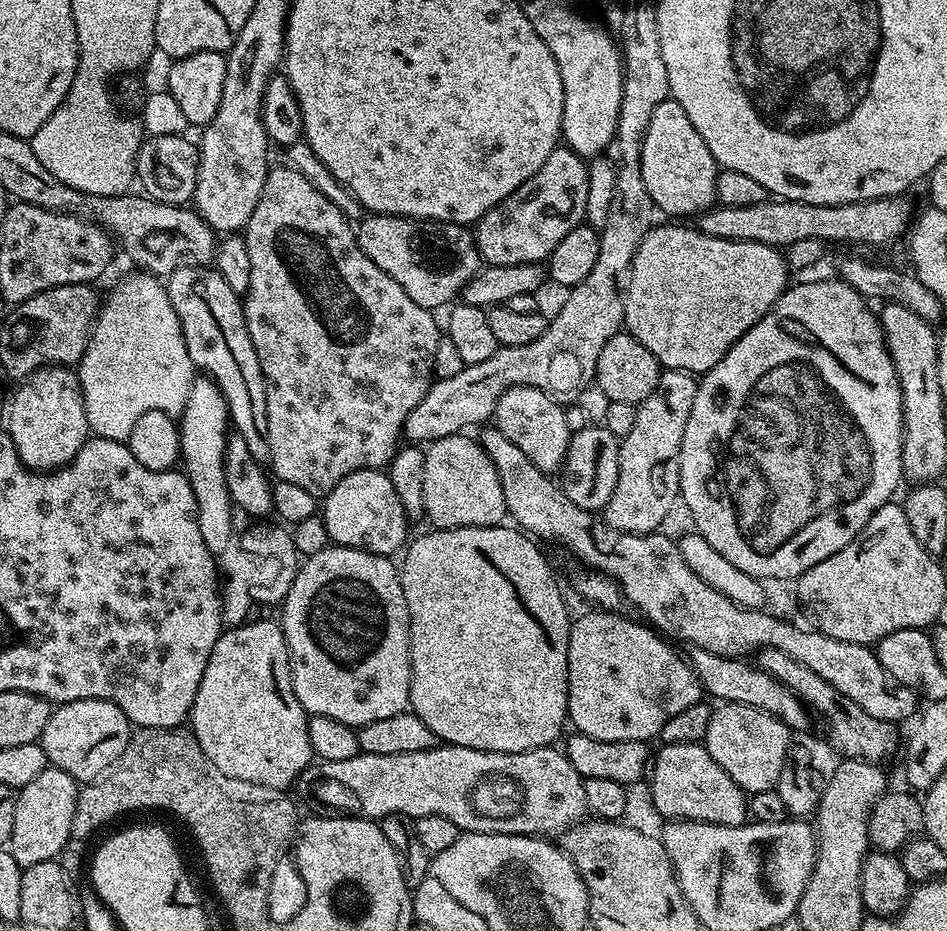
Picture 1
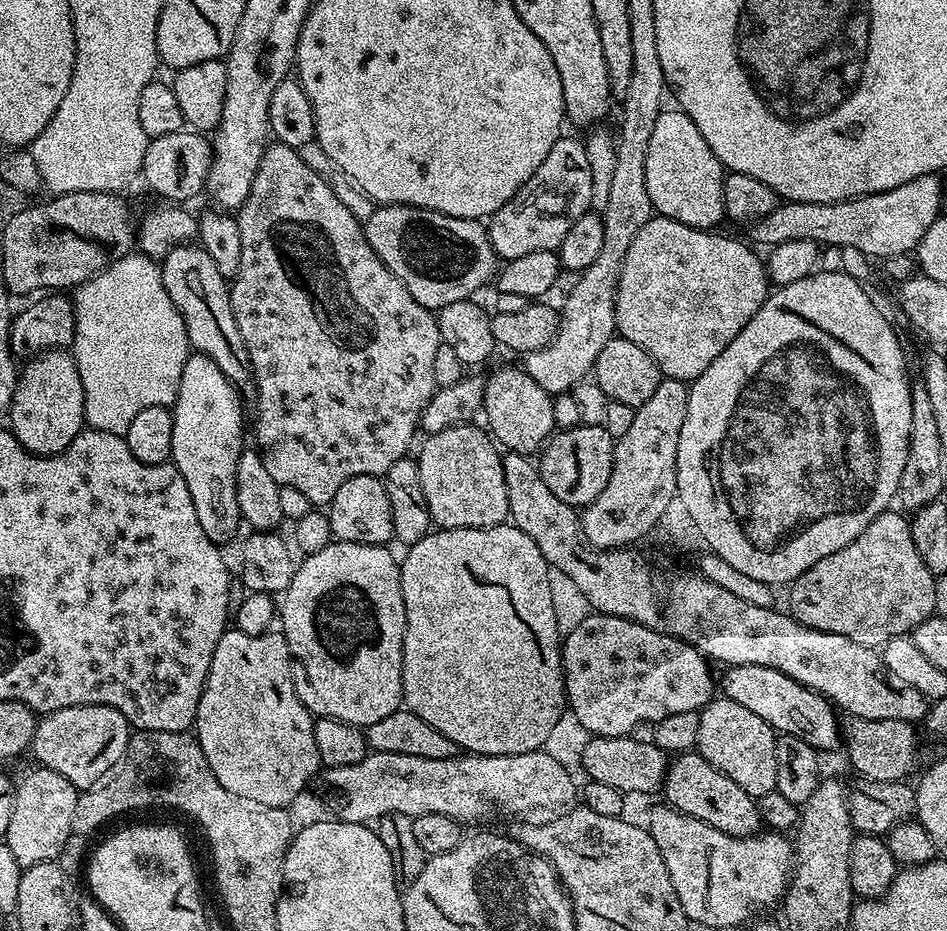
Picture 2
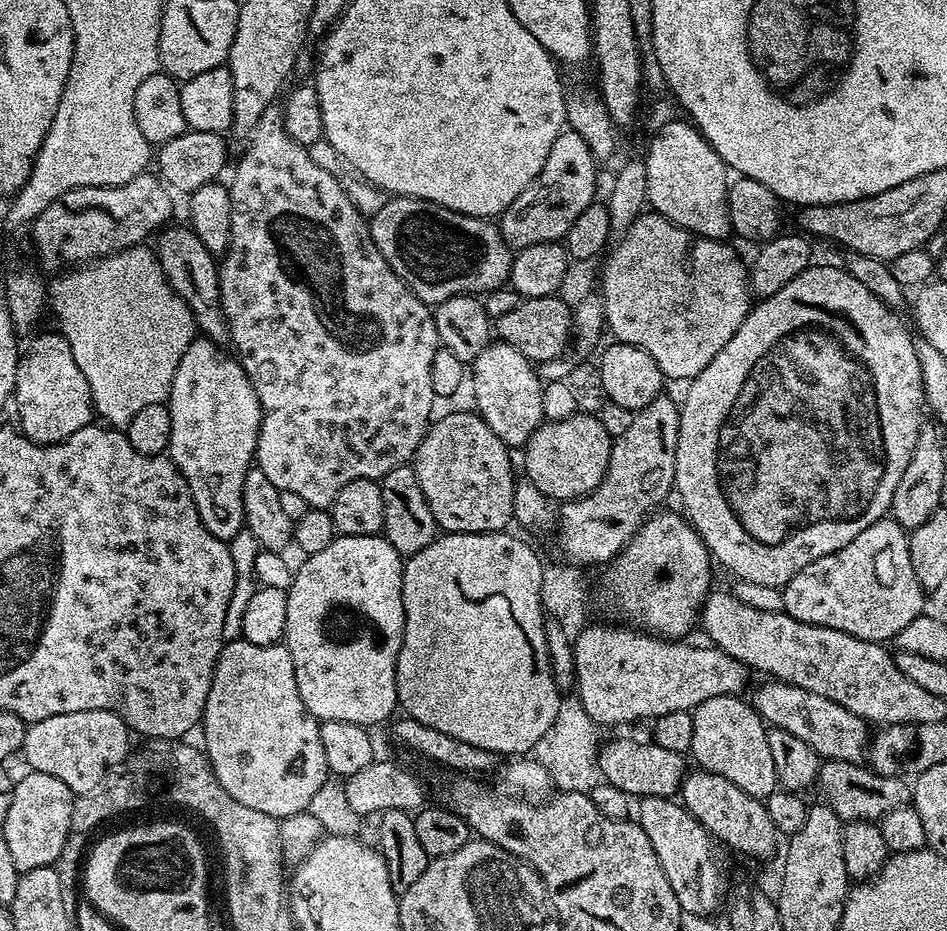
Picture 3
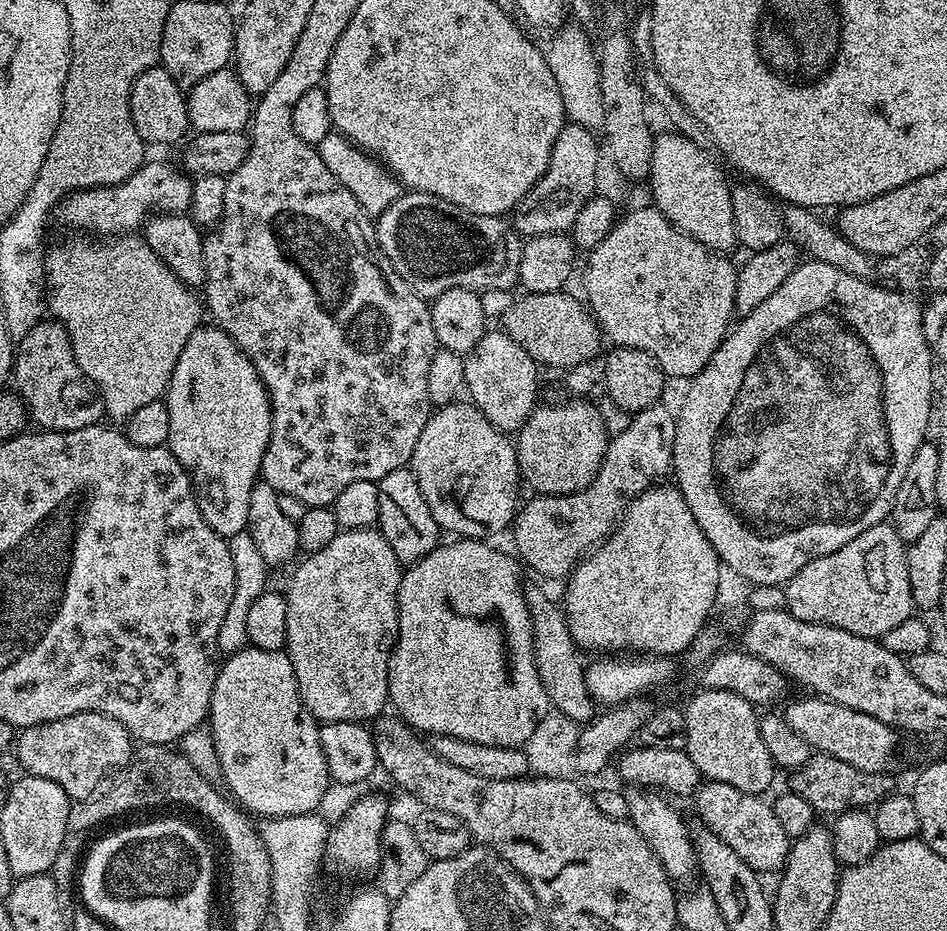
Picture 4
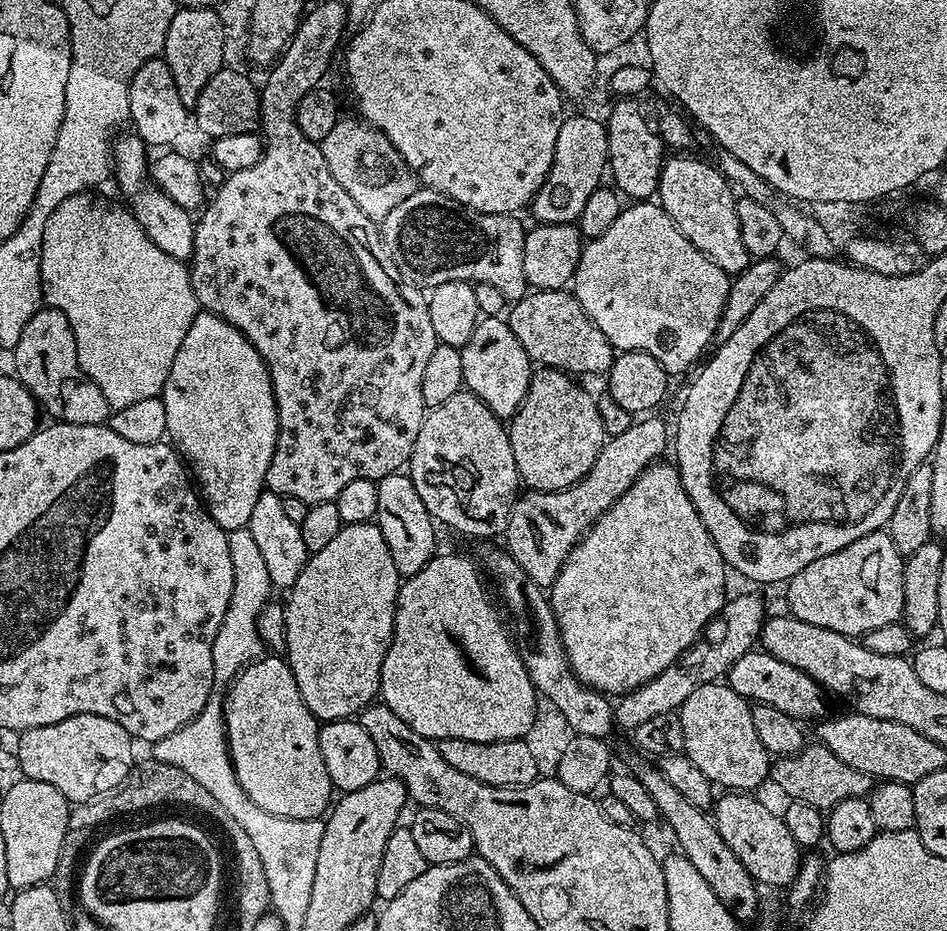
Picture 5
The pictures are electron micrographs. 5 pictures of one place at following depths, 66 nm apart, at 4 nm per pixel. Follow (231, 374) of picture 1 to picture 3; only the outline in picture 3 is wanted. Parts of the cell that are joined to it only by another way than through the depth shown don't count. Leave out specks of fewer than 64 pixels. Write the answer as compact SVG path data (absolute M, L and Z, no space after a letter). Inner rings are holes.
M165 227L155 237L156 260L162 266L170 286L181 296L192 312L197 329L209 340L227 341L228 323L220 305L220 273L217 257L212 256L210 250L206 250L206 246L202 246L202 238L198 238L198 234L194 234L191 227L172 227Z

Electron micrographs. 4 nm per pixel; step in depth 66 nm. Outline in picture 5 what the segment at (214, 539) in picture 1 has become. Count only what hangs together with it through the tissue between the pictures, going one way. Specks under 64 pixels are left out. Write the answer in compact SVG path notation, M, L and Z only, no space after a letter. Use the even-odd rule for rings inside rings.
M203 310L197 312L194 322L190 322L190 330L186 330L186 338L182 338L182 346L178 346L178 354L174 354L174 366L170 366L170 374L164 383L162 399L166 408L165 430L167 432L167 439L186 461L195 483L202 489L202 499L208 512L214 518L214 522L218 522L218 526L227 533L239 528L248 527L250 514L254 511L254 505L257 504L258 498L266 490L264 482L266 470L270 470L270 458L274 458L276 439L278 438L276 395L272 389L272 379L268 373L268 368L265 366L262 357L258 354L258 350L254 350L251 342L233 324L226 322L222 317L215 316L213 312L205 312Z

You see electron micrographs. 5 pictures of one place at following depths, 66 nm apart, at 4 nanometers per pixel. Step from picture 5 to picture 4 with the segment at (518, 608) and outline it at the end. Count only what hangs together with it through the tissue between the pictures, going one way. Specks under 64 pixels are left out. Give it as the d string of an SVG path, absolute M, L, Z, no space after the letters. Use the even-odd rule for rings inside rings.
M529 587L526 592L528 598L528 606L532 609L532 635L534 637L534 647L536 649L536 665L538 666L538 674L542 678L542 686L546 690L551 707L555 711L562 713L567 718L576 721L580 726L587 725L589 721L597 715L598 705L593 700L590 690L584 681L585 661L580 661L582 657L581 649L577 648L574 638L568 629L568 620L564 616L561 605L556 604L543 592L540 588Z

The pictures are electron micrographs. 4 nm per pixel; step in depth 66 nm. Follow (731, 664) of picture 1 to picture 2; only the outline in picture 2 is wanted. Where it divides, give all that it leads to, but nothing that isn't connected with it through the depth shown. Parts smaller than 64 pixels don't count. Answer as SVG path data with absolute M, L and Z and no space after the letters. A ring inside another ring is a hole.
M734 664L725 667L723 671L723 699L738 702L738 706L746 706L746 710L758 714L758 718L762 718L771 728L775 728L779 735L802 738L802 742L806 742L821 753L841 747L842 724L841 721L836 721L837 709L832 701L815 692L813 688L794 682L794 678L782 674L782 670L766 666Z

